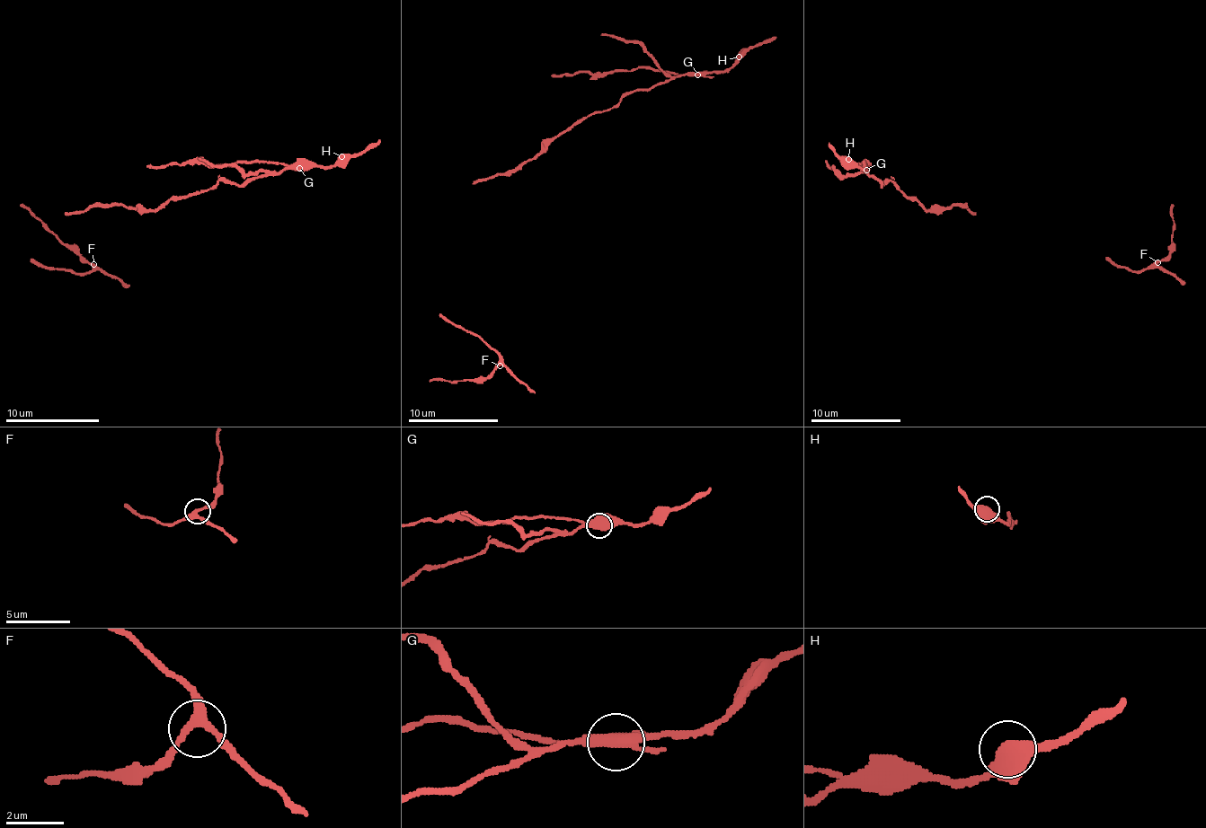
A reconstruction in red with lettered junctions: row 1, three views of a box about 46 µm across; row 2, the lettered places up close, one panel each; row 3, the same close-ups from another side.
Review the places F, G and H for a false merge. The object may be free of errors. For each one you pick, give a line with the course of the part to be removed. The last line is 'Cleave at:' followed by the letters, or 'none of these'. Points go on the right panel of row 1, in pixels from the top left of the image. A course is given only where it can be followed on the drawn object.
Cleave at: G

